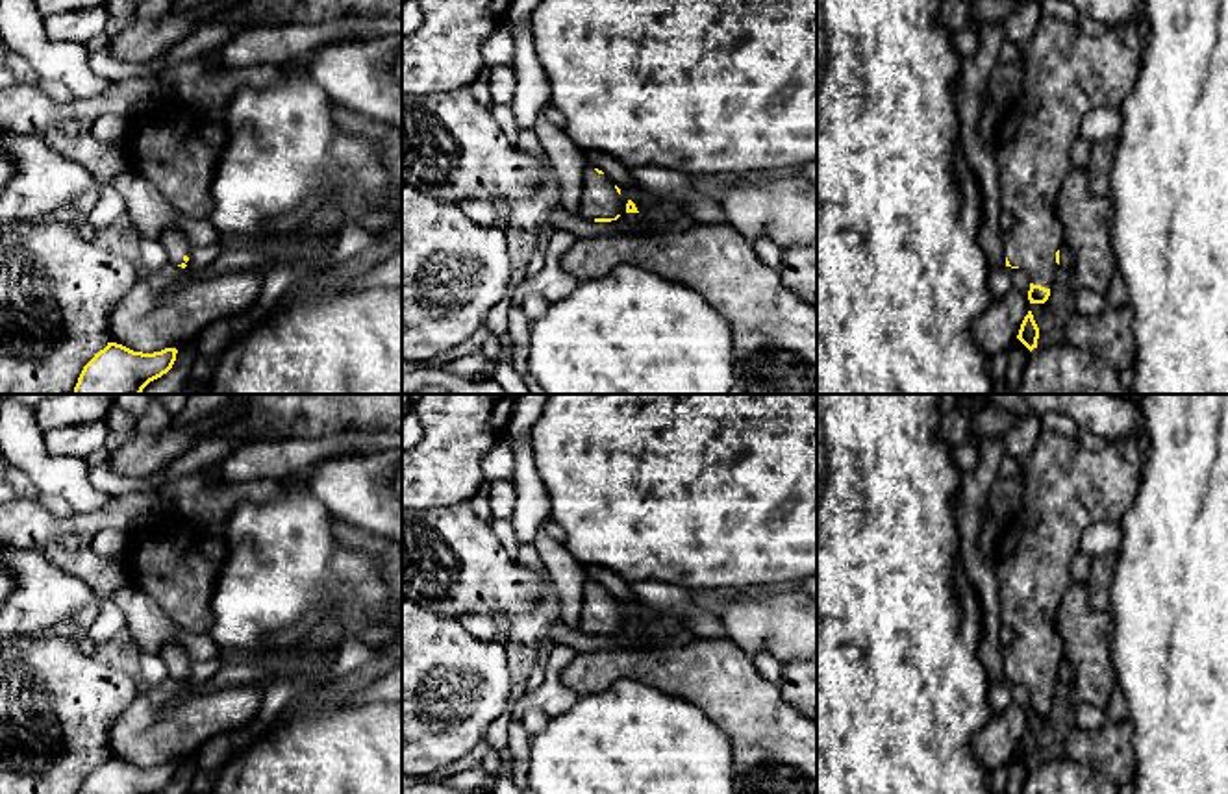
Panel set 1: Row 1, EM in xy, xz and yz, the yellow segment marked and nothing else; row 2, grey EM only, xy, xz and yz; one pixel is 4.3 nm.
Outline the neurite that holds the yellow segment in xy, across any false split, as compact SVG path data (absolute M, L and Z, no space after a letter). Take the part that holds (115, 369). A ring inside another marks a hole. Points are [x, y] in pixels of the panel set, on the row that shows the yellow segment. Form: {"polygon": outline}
{"polygon": "M107 342L83 366L72 394L141 394L150 381L172 368L176 354L176 348L143 354Z"}

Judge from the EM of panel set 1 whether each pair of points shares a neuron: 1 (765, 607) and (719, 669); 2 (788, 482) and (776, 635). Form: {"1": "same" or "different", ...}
{"1": "different", "2": "different"}

